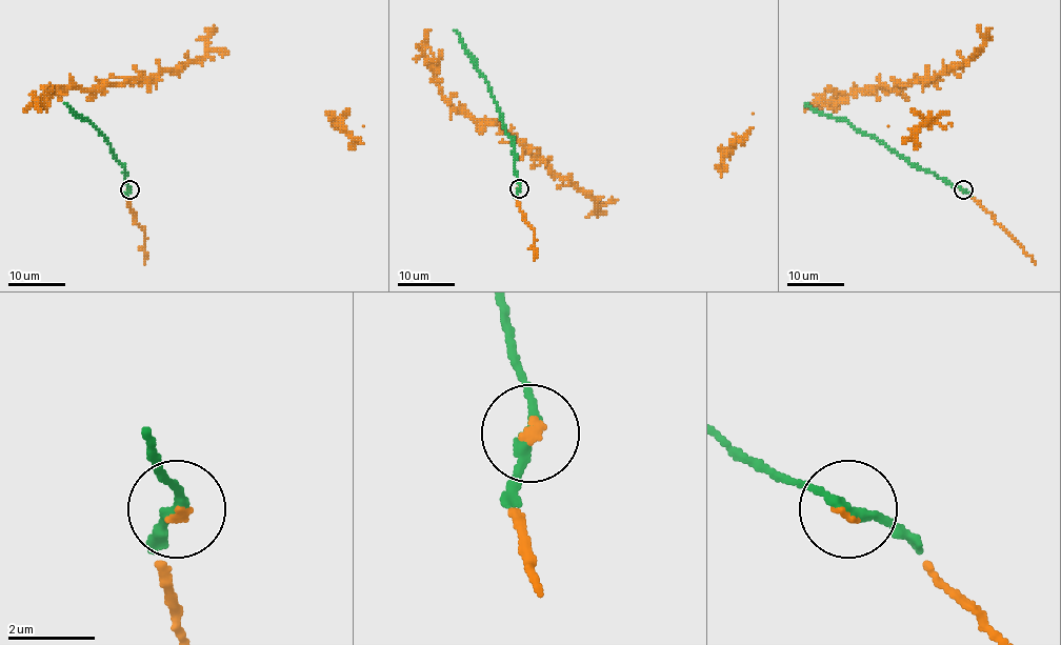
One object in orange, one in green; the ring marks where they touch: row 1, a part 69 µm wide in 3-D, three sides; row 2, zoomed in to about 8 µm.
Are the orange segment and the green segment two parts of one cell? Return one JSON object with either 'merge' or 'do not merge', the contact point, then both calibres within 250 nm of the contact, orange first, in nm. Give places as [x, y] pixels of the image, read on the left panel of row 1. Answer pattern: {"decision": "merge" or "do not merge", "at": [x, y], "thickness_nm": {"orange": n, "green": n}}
{"decision": "merge", "at": [129, 189], "thickness_nm": {"orange": 130, "green": 240}}

